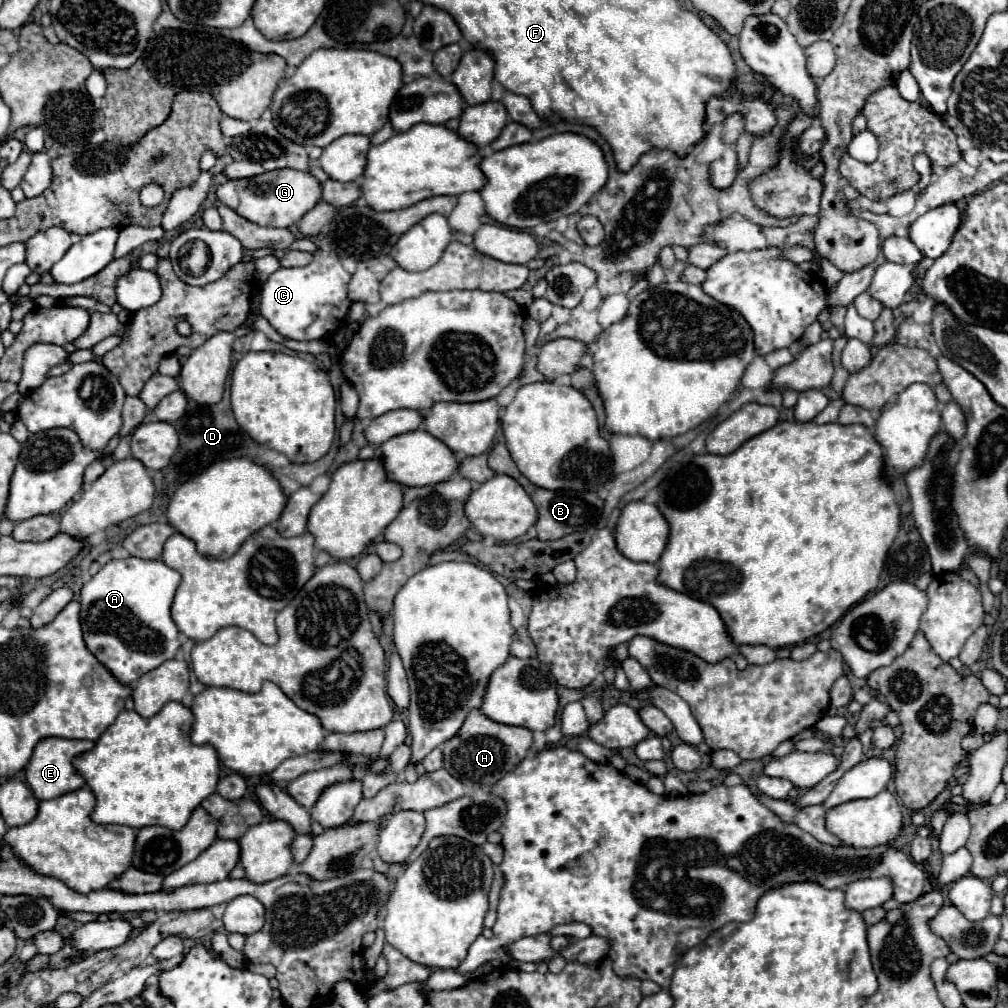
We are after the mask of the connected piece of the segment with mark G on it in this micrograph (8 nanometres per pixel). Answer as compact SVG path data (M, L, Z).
M278 169L256 175L252 179L226 181L216 189L216 195L224 205L228 205L230 209L234 209L252 223L268 227L290 227L298 223L322 199L322 185L308 171Z

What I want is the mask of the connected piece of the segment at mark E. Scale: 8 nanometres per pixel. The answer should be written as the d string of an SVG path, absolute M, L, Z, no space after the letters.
M48 737L42 739L36 749L34 755L26 767L26 781L34 793L34 797L38 801L46 801L46 799L56 799L64 793L82 789L86 785L86 781L80 777L80 773L74 769L72 759L80 753L86 753L94 747L94 741L72 741L72 739L62 739L62 737Z

